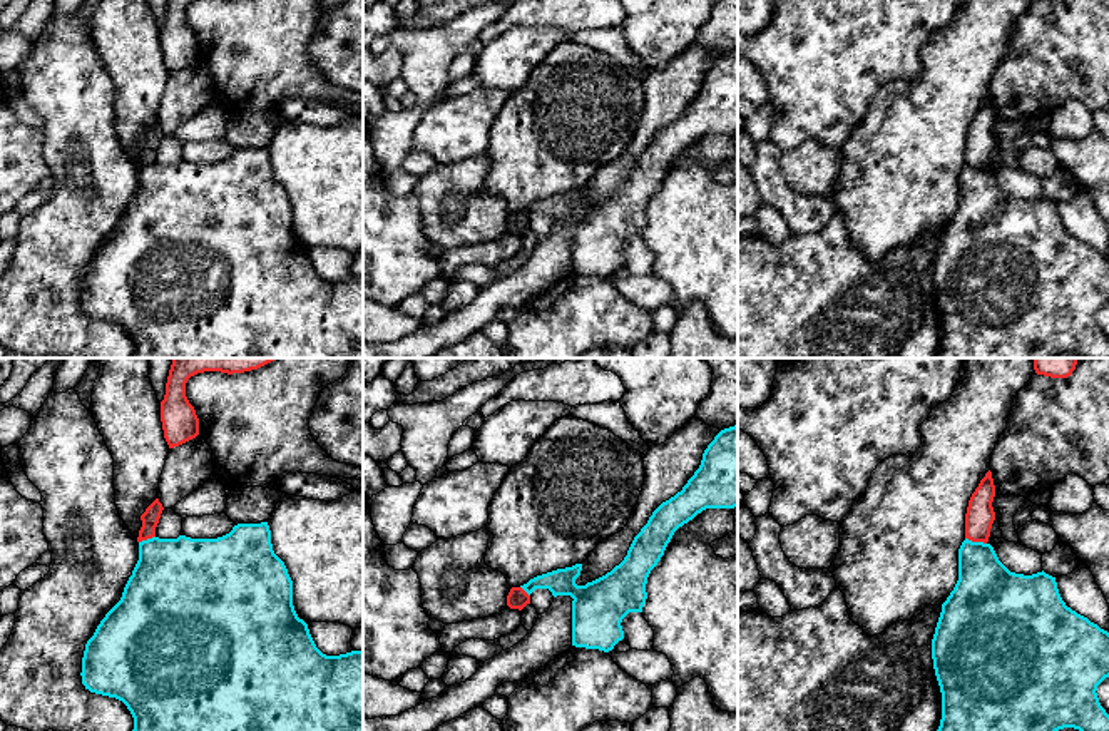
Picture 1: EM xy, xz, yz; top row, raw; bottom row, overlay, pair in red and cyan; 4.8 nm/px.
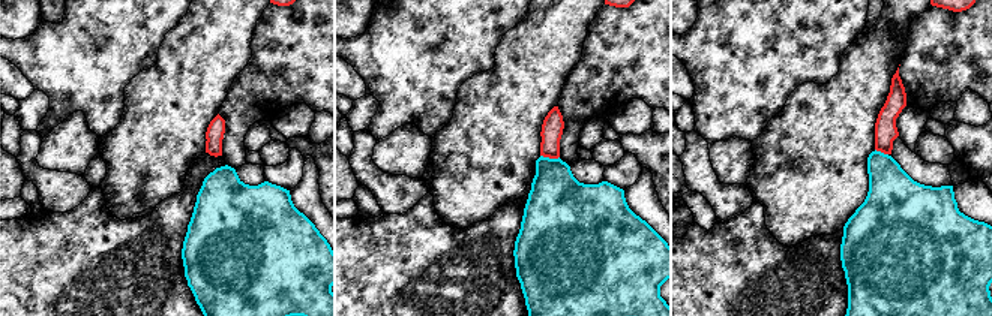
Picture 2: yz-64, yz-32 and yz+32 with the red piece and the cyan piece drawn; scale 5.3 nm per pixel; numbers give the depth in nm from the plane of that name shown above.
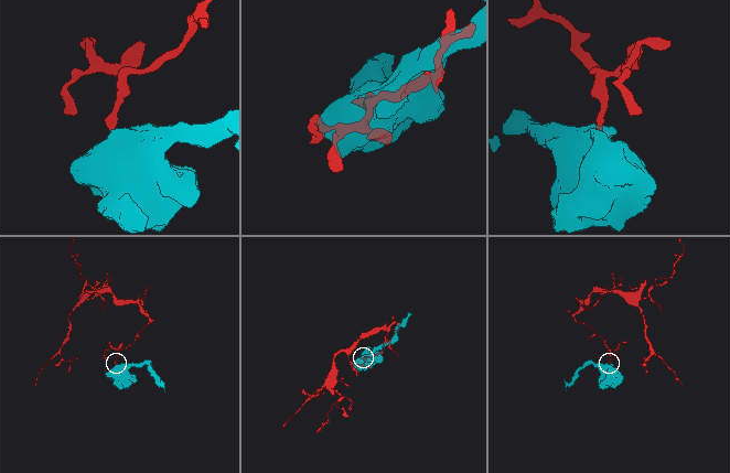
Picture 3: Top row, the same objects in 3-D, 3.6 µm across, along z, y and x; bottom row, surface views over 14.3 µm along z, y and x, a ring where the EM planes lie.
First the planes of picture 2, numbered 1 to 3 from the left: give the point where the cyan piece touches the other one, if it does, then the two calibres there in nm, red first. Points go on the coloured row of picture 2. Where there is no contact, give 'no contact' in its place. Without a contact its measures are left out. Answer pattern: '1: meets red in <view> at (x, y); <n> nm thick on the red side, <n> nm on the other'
1: no contact
2: meets red in yz-32 at (550, 158); 120 nm thick on the red side, 320 nm on the other
3: meets red in yz+32 at (881, 152); 120 nm thick on the red side, 280 nm on the other

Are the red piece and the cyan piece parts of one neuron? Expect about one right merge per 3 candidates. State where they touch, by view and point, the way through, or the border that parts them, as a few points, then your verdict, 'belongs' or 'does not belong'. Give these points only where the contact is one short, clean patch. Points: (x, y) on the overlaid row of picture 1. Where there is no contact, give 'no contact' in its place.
contact yz (976, 541); border yz (965, 537), (986, 544); does not belong

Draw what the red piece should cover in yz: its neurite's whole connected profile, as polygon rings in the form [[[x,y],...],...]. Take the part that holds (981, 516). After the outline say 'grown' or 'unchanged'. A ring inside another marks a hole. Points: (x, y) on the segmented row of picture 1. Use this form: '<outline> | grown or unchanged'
[[[989,470],[972,493],[965,514],[965,539],[972,542],[989,542],[990,529],[995,520],[992,507],[995,497],[995,485],[992,472]]] | unchanged

